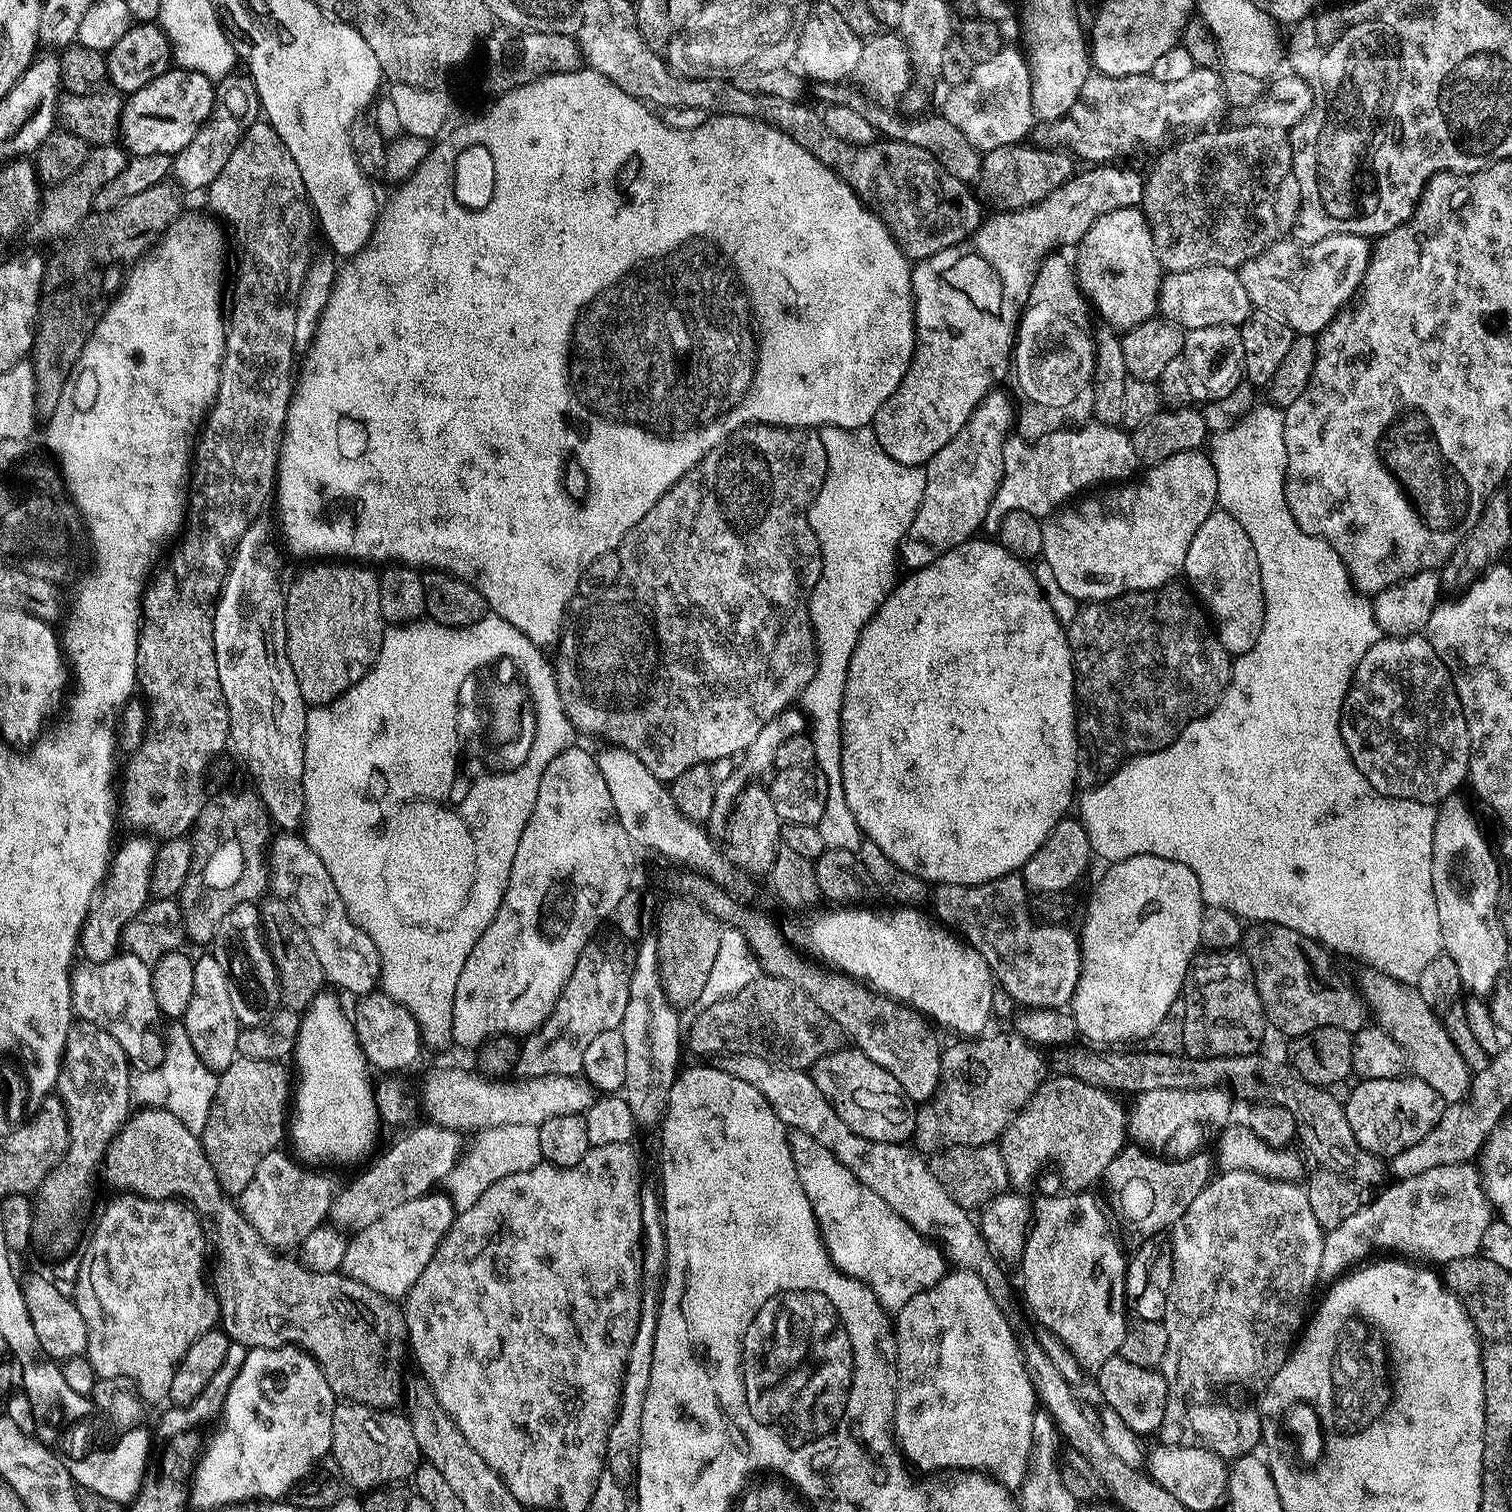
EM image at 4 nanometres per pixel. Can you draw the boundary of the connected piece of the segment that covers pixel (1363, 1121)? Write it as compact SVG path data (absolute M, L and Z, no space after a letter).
M1411 1074L1396 1077L1394 1080L1360 1080L1357 1088L1352 1088L1347 1093L1344 1110L1349 1119L1350 1129L1354 1132L1354 1138L1366 1150L1383 1158L1394 1158L1399 1152L1407 1152L1410 1146L1414 1146L1438 1123L1446 1111L1446 1102L1434 1090L1434 1086L1417 1079Z

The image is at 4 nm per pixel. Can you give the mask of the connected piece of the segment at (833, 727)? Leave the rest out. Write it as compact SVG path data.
M824 426L819 429L820 437L822 438L822 446L826 446L826 458L828 459L828 473L824 479L822 490L816 496L812 507L808 510L808 517L810 524L814 530L814 534L820 543L820 553L822 554L822 574L820 581L814 586L812 597L808 599L808 613L812 619L812 632L816 635L816 669L814 676L810 678L810 682L804 687L802 693L802 711L810 721L810 735L812 738L812 745L814 746L814 767L822 773L828 783L826 790L826 810L822 810L822 818L816 823L818 834L822 834L822 842L825 849L832 849L841 854L856 854L859 853L862 842L866 839L863 832L861 832L858 822L854 822L854 814L850 814L850 806L846 806L846 790L842 790L842 730L840 729L840 719L842 718L842 698L846 694L846 678L850 670L850 654L854 654L854 646L858 646L858 638L860 637L861 630L866 626L866 622L876 612L876 608L886 595L886 587L884 583L888 580L888 575L892 572L892 563L896 560L896 551L900 548L900 543L906 540L910 526L914 522L914 518L920 509L920 503L924 497L926 490L926 474L924 468L920 466L913 466L911 464L903 464L896 462L890 454L886 454L886 450L882 450L882 446L878 442L875 431L871 427L865 426L863 428L844 428L837 426Z

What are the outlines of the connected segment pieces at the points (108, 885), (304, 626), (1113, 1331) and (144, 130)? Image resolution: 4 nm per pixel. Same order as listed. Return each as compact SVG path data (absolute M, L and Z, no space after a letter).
M138 839L142 840L128 840L121 848L119 845L115 849L108 871L104 873L104 880L88 904L88 911L80 923L78 937L78 952L84 960L106 962L117 955L126 922L144 909L146 900L145 897L140 897L140 888L142 893L149 893L150 870L158 848L149 839Z
M340 566L344 568L310 568L302 573L293 584L292 589L286 592L287 608L285 610L286 622L286 650L289 652L290 665L298 680L298 687L301 690L302 698L308 706L319 706L331 704L339 698L346 690L350 690L360 679L363 678L374 667L378 654L382 650L382 642L386 631L386 621L382 614L380 605L380 577L371 567L368 566Z
M1085 1190L1075 1194L1063 1194L1064 1196L1048 1196L1044 1200L1044 1205L1035 1213L1034 1223L1031 1225L1025 1242L1024 1257L1022 1269L1024 1268L1024 1300L1032 1307L1032 1312L1036 1315L1036 1320L1043 1331L1054 1334L1057 1339L1064 1344L1066 1350L1076 1359L1081 1371L1085 1374L1099 1374L1102 1366L1110 1362L1112 1356L1119 1353L1120 1348L1124 1345L1126 1330L1130 1323L1129 1317L1124 1317L1124 1308L1126 1312L1126 1297L1124 1294L1124 1278L1126 1275L1126 1252L1120 1249L1118 1241L1112 1237L1112 1232L1108 1229L1108 1224L1104 1221L1104 1216L1100 1213L1100 1208L1096 1205L1096 1200L1092 1197L1091 1191Z
M169 67L168 71L155 76L142 90L127 93L124 108L120 111L120 124L118 140L125 153L132 156L145 156L146 154L166 154L173 157L181 152L194 138L194 134L201 124L207 122L212 115L212 107L216 101L214 82L206 78L206 74L198 74L189 68Z

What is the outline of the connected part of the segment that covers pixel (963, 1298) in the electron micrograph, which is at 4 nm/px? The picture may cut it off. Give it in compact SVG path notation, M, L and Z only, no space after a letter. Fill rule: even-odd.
M952 1270L943 1276L933 1288L914 1294L914 1298L910 1298L910 1302L906 1302L906 1306L902 1306L902 1310L895 1313L897 1385L894 1428L901 1441L903 1441L902 1439L908 1440L908 1444L912 1448L925 1448L930 1459L941 1460L942 1463L949 1464L952 1467L949 1469L956 1470L961 1466L979 1466L991 1473L993 1477L1003 1481L1009 1489L1016 1490L1024 1481L1024 1475L1028 1469L1028 1455L1032 1449L1032 1419L1035 1418L1038 1411L1038 1401L1036 1391L1032 1389L1032 1383L1028 1378L1028 1371L1024 1369L1024 1360L1017 1337L1014 1332L1012 1334L1007 1320L1000 1314L1000 1308L1001 1305L992 1297L990 1290L986 1290L979 1274L967 1270Z

